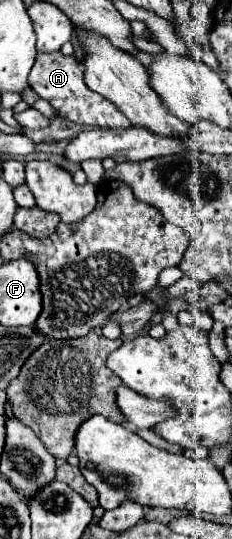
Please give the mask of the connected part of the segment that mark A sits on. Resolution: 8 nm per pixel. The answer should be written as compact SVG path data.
M60 50L50 54L38 54L28 76L28 82L40 98L48 100L56 112L74 124L84 126L100 126L100 128L128 128L130 120L114 106L110 100L92 92L84 82L84 66L76 60L76 56L64 56Z

